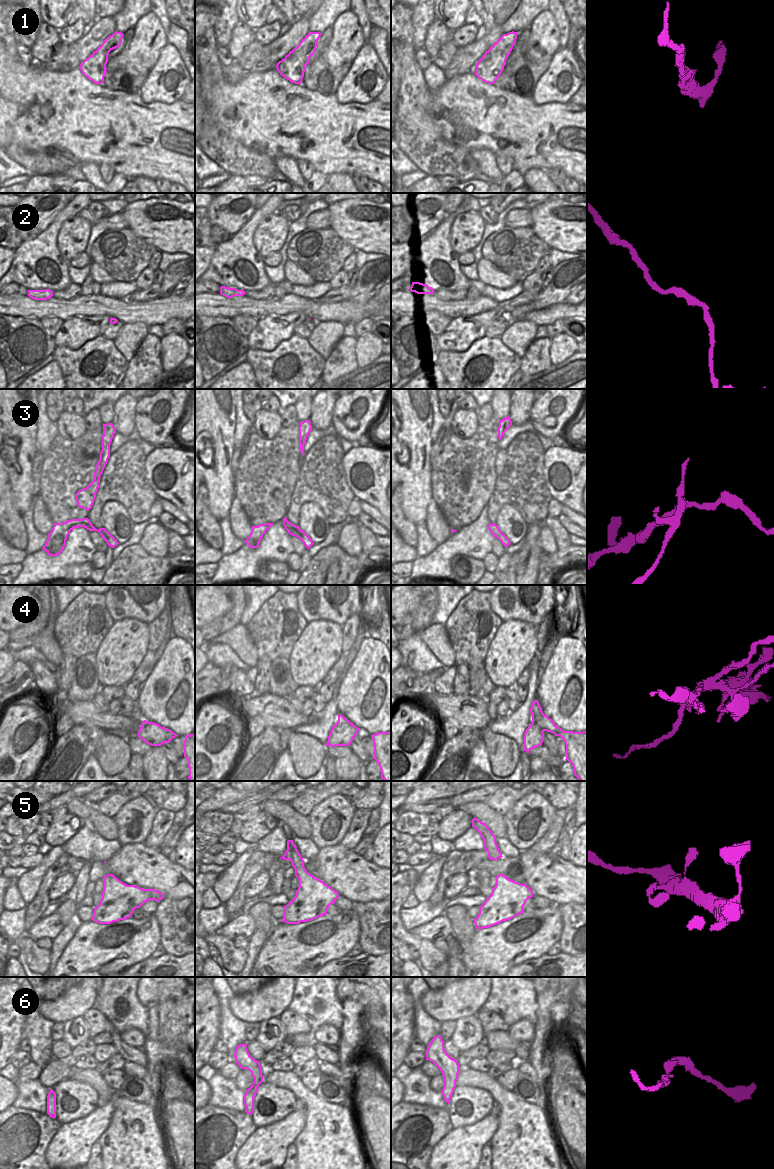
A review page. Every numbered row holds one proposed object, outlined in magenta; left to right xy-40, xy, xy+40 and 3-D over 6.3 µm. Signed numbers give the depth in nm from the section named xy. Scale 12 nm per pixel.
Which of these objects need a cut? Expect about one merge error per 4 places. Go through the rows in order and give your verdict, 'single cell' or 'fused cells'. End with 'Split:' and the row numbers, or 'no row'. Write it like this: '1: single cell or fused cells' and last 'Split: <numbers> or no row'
1: single cell
2: single cell
3: fused cells
4: fused cells
5: single cell
6: single cell
Split: 3, 4

